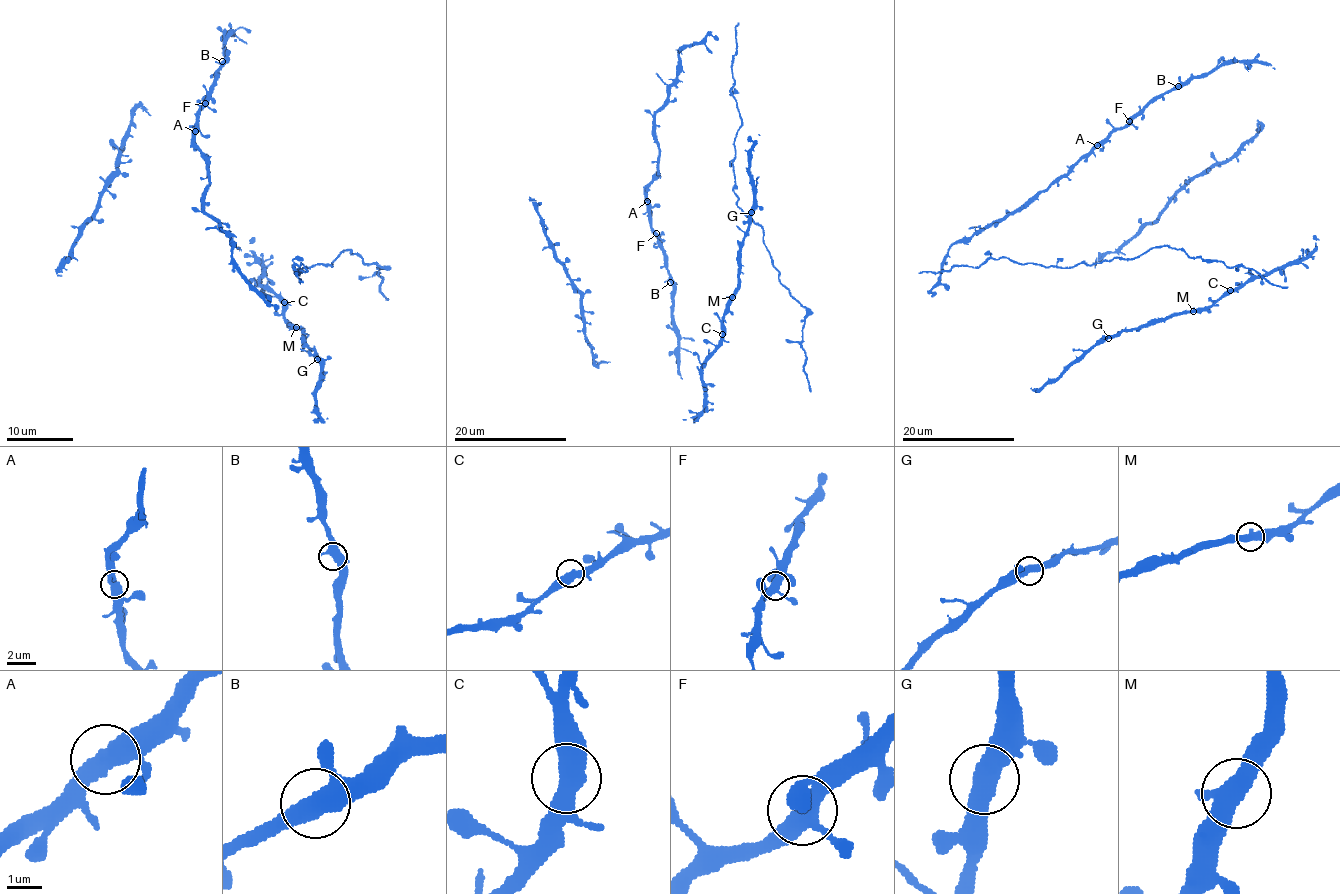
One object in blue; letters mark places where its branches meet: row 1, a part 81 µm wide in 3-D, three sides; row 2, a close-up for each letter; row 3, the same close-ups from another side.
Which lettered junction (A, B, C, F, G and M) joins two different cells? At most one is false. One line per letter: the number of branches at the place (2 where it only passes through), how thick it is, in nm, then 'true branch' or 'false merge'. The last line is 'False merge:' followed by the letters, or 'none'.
A: 2 branches meet; 500 nm thick; true branch
B: 2 branches meet; 500 nm thick; true branch
C: 2 branches meet; 550 nm thick; true branch
F: 3 branches meet; 400 nm thick; true branch
G: 2 branches meet; 500 nm thick; true branch
M: 2 branches meet; 500 nm thick; true branch
False merge: none

